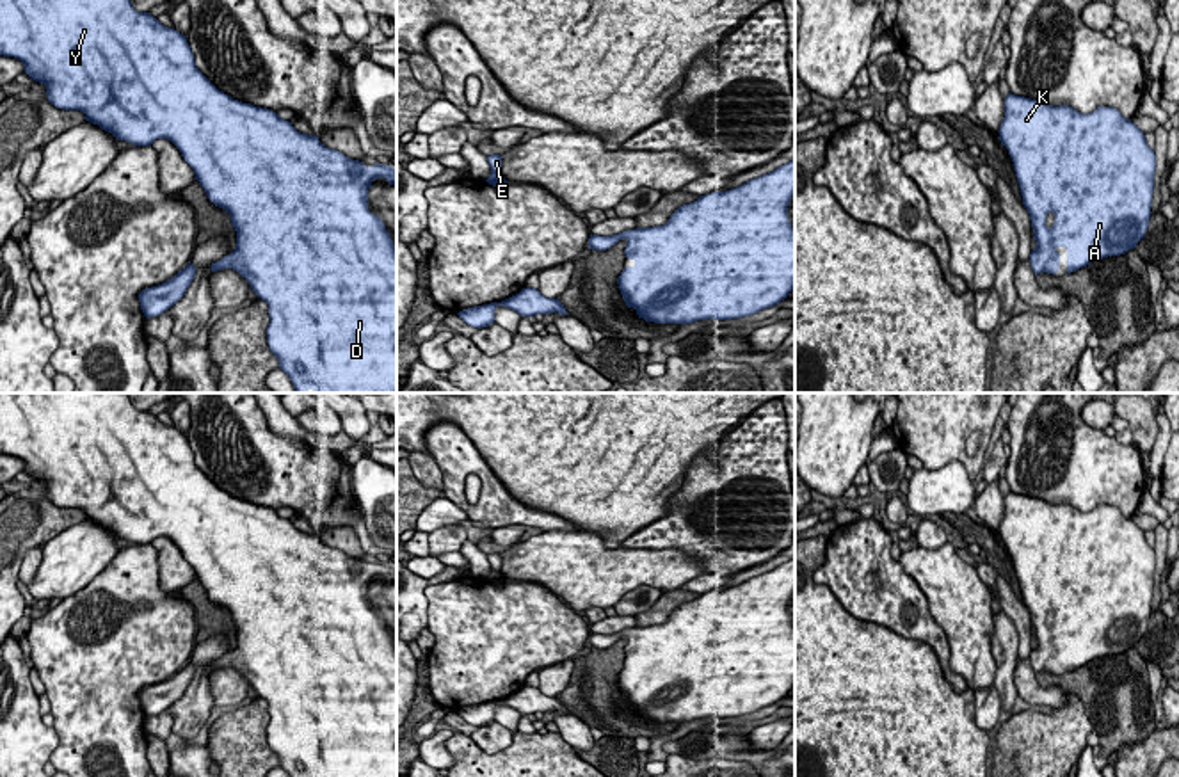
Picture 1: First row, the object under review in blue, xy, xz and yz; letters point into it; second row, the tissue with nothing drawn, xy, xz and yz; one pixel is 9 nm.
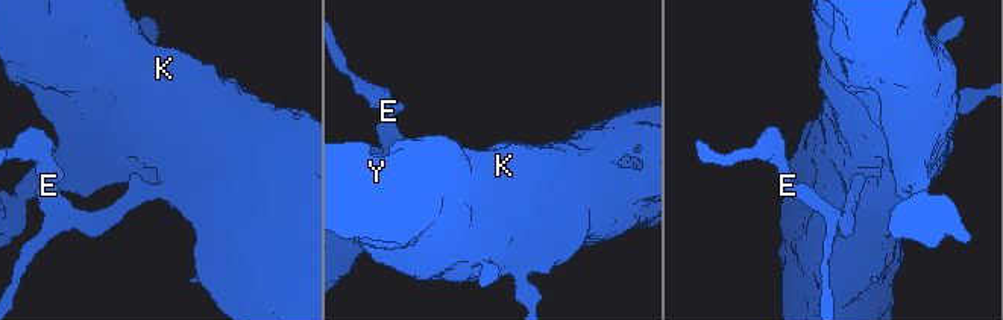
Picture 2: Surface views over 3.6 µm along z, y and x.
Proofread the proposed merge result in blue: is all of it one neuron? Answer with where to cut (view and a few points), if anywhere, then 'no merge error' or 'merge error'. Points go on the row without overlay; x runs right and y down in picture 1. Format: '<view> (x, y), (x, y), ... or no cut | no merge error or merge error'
no cut | no merge error

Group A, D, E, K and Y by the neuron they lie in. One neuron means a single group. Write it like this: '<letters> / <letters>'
A D E K Y

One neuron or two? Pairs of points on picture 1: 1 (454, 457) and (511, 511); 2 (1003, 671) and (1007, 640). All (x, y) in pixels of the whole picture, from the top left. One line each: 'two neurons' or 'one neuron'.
1: one neuron
2: one neuron

